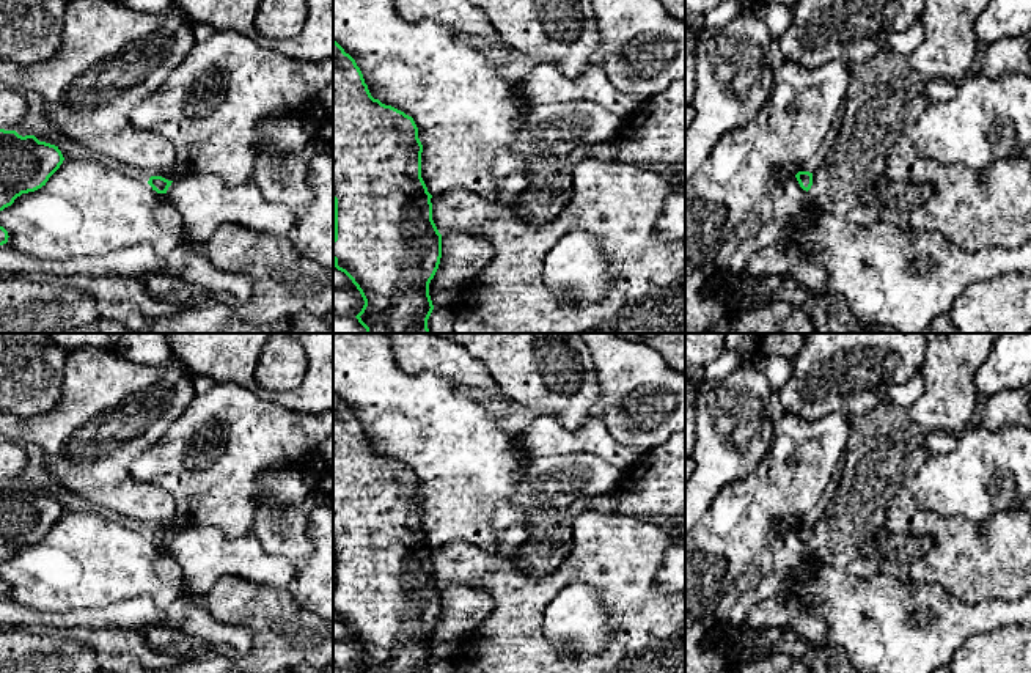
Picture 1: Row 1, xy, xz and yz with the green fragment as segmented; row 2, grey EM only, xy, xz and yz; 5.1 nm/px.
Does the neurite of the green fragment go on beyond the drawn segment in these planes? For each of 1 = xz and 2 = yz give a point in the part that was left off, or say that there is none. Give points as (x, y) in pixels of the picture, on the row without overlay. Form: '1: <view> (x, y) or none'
1: none
2: none

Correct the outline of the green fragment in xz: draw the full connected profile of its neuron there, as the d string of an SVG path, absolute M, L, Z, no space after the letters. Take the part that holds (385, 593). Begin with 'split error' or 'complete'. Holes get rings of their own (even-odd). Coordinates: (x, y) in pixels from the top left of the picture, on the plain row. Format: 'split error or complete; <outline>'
complete; M333 393L333 613L365 653L358 673L427 673L434 662L429 635L440 616L442 587L432 572L432 547L421 530L421 505L413 470L374 451L355 412Z

